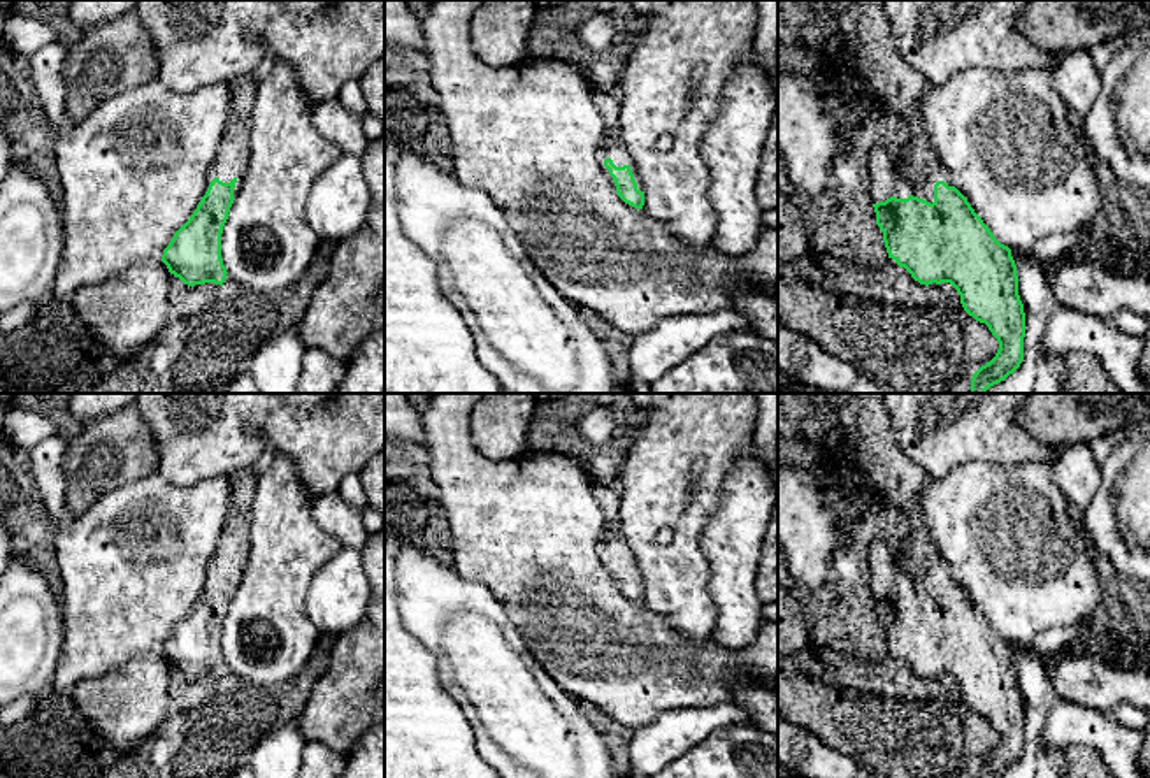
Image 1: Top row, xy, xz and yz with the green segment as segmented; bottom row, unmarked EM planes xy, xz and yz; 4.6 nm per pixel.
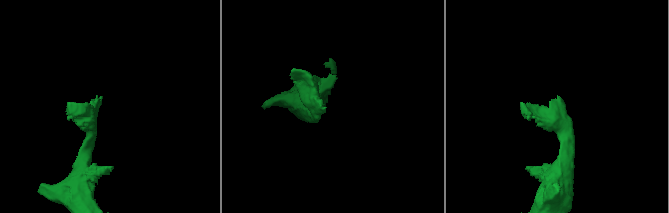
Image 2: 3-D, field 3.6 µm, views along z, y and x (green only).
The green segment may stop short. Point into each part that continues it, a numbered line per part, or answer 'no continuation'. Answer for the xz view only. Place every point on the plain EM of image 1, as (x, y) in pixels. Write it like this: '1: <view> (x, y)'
1: xz (611, 540)

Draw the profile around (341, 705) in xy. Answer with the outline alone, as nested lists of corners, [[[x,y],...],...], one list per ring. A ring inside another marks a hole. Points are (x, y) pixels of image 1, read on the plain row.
[[[385,525],[369,536],[360,555],[370,585],[365,616],[335,638],[328,667],[320,678],[307,681],[305,706],[298,715],[302,743],[321,743],[341,755],[358,748],[372,725],[385,724]]]

